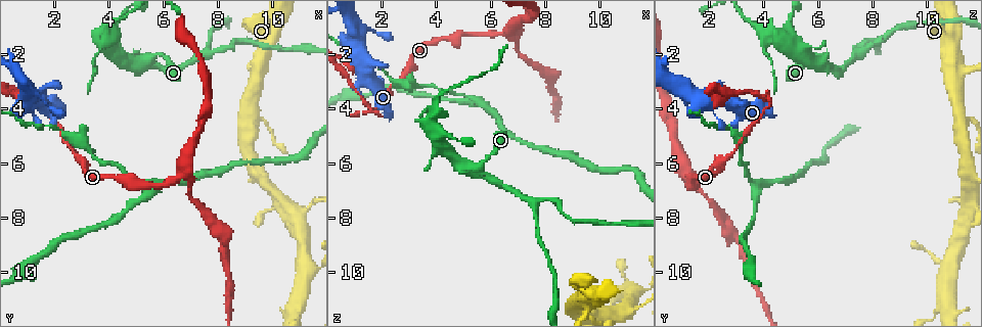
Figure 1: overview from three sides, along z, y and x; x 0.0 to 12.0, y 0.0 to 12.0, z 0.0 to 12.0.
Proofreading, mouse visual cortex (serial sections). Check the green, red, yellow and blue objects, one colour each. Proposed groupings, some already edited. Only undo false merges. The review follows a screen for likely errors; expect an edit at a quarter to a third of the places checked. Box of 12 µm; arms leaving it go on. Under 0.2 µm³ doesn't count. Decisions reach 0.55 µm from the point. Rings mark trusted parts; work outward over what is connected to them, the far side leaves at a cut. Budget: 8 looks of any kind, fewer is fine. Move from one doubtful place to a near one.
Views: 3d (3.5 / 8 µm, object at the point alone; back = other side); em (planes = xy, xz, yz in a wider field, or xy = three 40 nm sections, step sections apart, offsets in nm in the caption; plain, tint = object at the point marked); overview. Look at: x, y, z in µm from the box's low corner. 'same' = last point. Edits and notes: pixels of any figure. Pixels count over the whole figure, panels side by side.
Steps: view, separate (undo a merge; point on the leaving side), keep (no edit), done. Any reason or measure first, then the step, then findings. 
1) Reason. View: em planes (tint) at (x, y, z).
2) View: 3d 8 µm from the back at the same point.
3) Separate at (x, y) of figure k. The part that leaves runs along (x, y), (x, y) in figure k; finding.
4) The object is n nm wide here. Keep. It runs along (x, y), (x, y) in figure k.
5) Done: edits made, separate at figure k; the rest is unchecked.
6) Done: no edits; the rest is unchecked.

View: 3d 3.5 µm at (5.4, 2.3, 6.3).

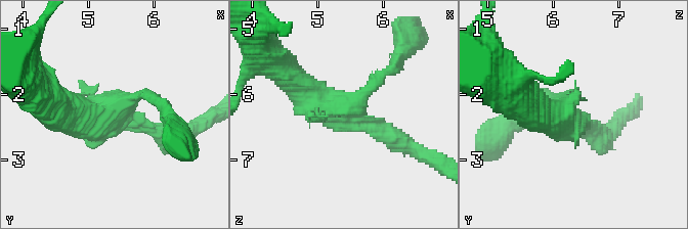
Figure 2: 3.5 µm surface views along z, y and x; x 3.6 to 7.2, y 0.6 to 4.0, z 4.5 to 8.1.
Separate at (407, 146) of figure 2. The part that leaves runs along (378, 130), (441, 164) in figure 2; two cells meet here.

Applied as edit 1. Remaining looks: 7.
Redraw. View: overview.

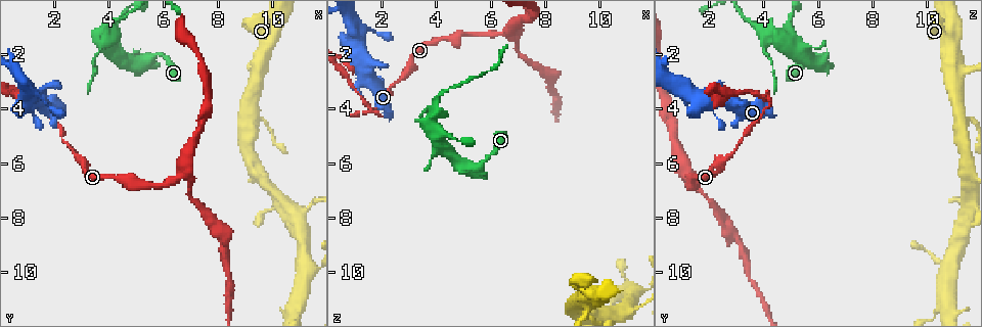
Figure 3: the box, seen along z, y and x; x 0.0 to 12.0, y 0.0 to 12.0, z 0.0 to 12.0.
Calibre changes. View: 3d 8 µm at (3.9, 1.3, 4.1).

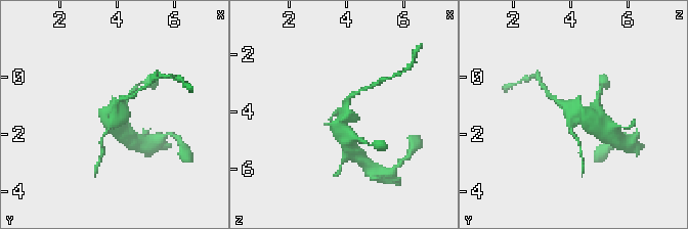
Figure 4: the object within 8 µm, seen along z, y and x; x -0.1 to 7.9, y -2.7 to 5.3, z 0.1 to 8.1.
View: 3d 3.5 µm at (3.9, 1.3, 4.1).

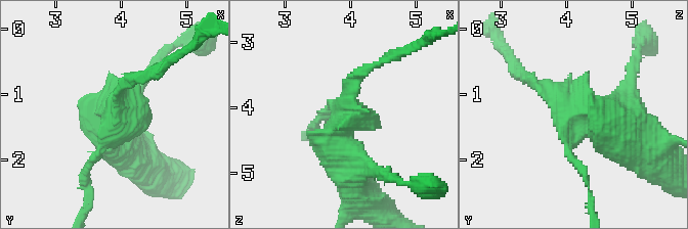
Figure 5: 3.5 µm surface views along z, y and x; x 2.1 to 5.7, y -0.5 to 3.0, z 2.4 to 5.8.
View: em planes (tint) at (3.95, 1.25, 4.15).

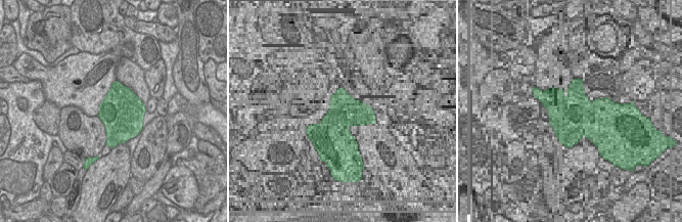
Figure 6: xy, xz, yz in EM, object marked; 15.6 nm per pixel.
Separate at (541, 85) of figure 5. The part that leaves runs along (341, 135), (350, 80), (379, 64) in figure 5; two cells meet here.

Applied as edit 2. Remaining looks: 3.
View: overview.

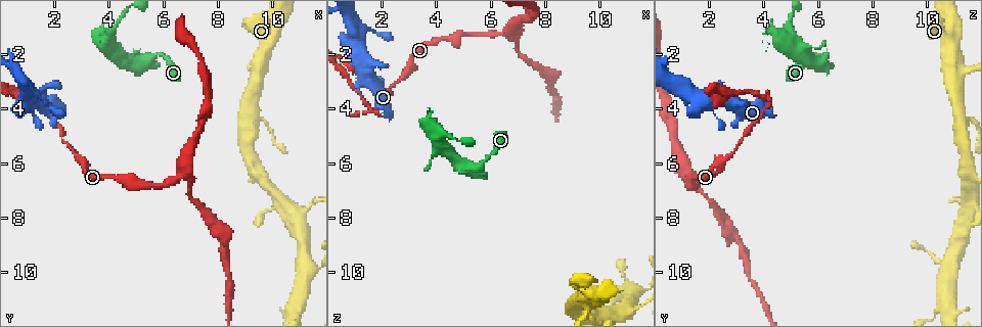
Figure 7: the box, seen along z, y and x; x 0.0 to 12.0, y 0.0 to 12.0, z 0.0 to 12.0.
A narrow waist. View: 3d 3.5 µm at (1.8, 3.8, 4.1).

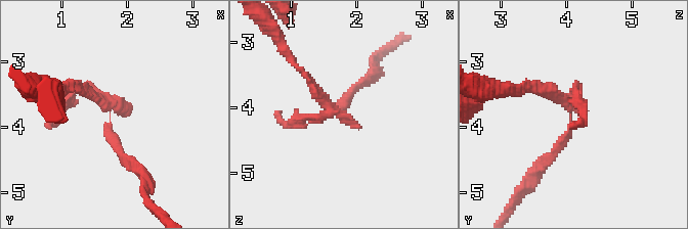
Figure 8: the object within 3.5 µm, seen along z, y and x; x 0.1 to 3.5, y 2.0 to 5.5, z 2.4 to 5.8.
View: em xy step 1 (tint) at (1.75, 3.85, 4.10).

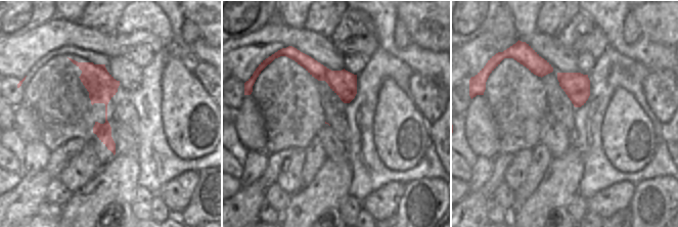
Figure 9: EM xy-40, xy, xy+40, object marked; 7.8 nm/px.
Keep. It runs along (80, 64), (101, 86), (112, 148) in figure 9; one cell here.

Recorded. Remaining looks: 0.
Done: edits made, separate at figure 2, separate at figure 5; the rest is unchecked.

